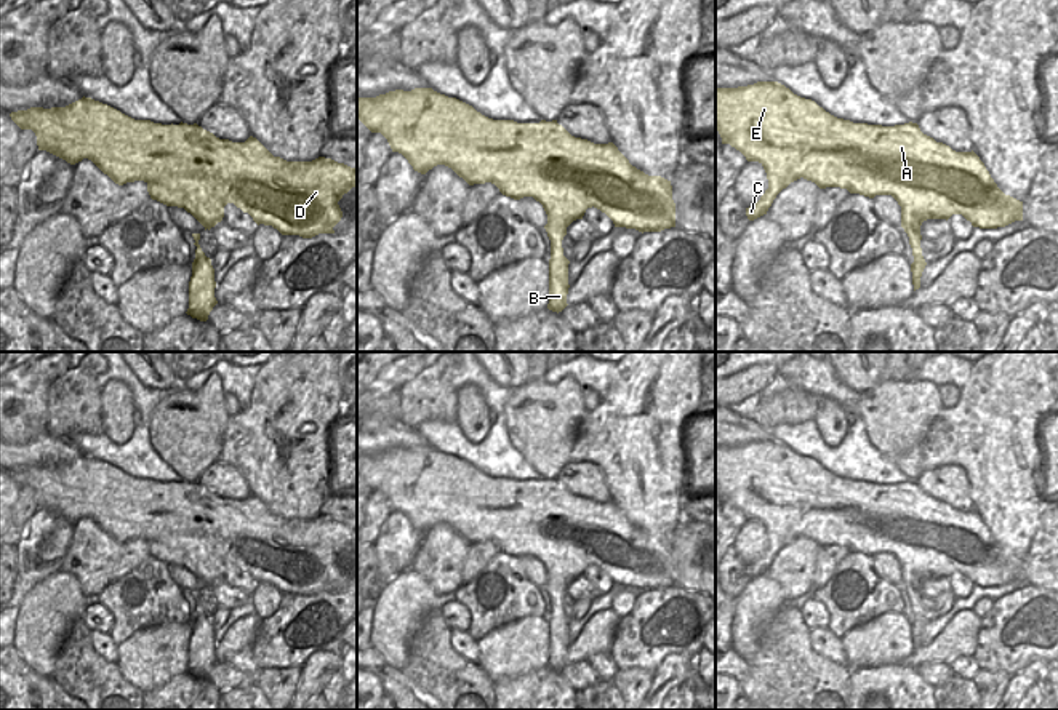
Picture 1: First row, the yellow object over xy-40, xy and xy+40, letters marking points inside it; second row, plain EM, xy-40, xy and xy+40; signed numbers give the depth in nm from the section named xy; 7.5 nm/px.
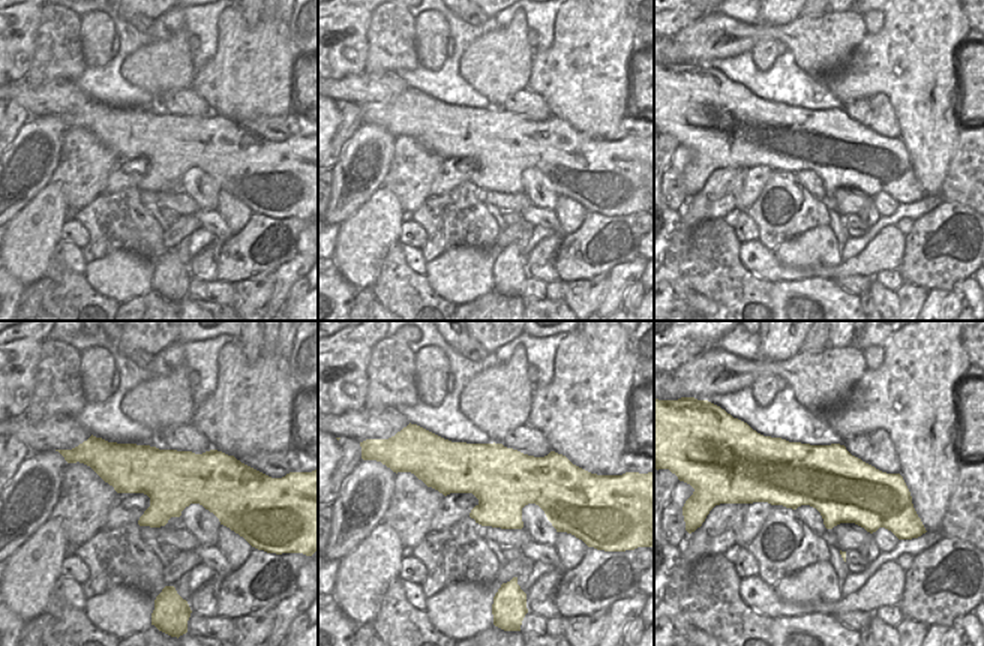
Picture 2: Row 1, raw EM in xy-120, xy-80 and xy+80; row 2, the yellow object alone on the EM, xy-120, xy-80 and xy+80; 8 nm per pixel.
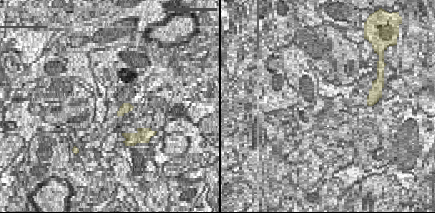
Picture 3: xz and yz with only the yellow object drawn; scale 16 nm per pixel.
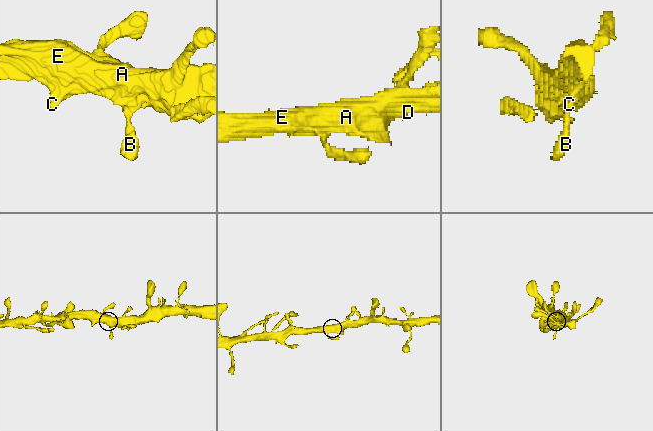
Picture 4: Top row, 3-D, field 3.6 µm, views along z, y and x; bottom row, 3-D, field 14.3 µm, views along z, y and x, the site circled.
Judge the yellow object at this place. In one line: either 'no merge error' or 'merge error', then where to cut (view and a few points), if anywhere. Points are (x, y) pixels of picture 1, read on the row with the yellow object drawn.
no merge error | no cut

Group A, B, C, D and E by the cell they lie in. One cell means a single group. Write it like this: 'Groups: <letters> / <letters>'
Groups: A B C D E.

